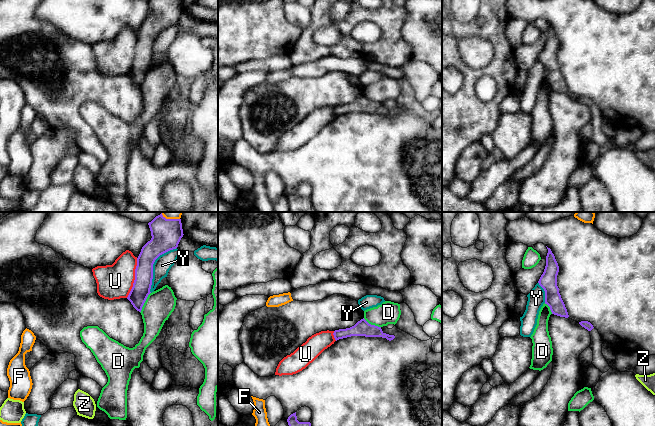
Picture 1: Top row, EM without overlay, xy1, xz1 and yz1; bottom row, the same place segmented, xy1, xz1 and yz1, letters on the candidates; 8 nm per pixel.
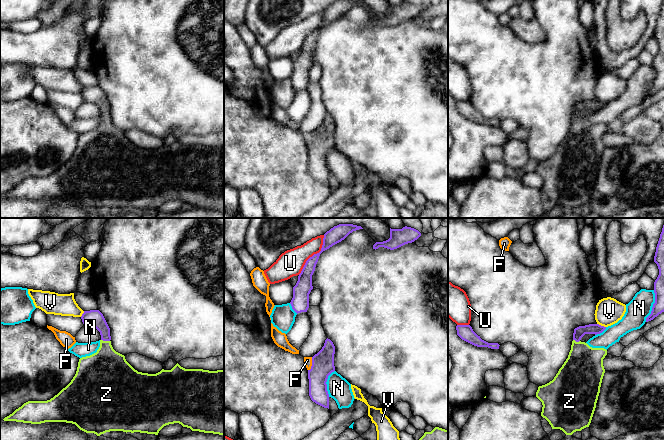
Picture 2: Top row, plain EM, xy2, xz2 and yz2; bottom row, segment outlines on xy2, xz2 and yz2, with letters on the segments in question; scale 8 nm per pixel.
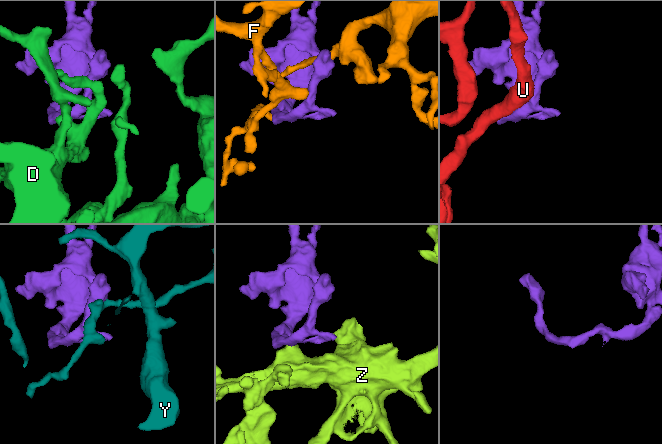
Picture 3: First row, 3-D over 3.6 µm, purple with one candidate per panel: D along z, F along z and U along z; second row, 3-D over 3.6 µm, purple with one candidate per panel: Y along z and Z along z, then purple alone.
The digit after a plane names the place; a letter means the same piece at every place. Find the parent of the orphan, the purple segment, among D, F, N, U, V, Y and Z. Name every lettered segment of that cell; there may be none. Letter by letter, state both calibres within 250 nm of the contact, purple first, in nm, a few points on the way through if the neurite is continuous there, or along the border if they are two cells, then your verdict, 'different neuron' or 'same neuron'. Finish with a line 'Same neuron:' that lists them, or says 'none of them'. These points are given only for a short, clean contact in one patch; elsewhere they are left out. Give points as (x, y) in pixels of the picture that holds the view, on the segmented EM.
D: 140 nm thick on the purple side, 240 nm on the other; border along xy1 (150, 292), (140, 312); different neuron
F: 180 nm thick on the purple side, 60 nm on the other; different neuron
N: 100 nm thick on the purple side, 190 nm on the other; different neuron
U: 130 nm thick on the purple side, 200 nm on the other; different neuron
V: 90 nm thick on the purple side, 220 nm on the other; border along yz2 (597, 323), (605, 327); different neuron
Y: 200 nm thick on the purple side, 140 nm on the other; different neuron
Z: 140 nm thick on the purple side, 360 nm on the other; runs through xy2 (94, 318), (104, 329), (105, 340), (106, 371); same neuron
Same neuron: Z

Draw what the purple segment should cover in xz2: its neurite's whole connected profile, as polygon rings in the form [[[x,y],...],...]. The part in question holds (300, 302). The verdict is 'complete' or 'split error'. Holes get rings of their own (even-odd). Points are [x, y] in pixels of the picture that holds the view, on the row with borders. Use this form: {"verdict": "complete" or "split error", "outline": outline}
{"verdict": "complete", "outline": [[[339,224],[324,234],[321,251],[317,254],[314,254],[306,261],[301,273],[298,276],[298,281],[293,287],[293,298],[290,304],[292,309],[297,314],[301,312],[307,312],[309,308],[309,294],[313,289],[312,275],[315,271],[320,254],[333,245],[344,240],[353,231],[359,229],[363,228],[353,224]]]}

